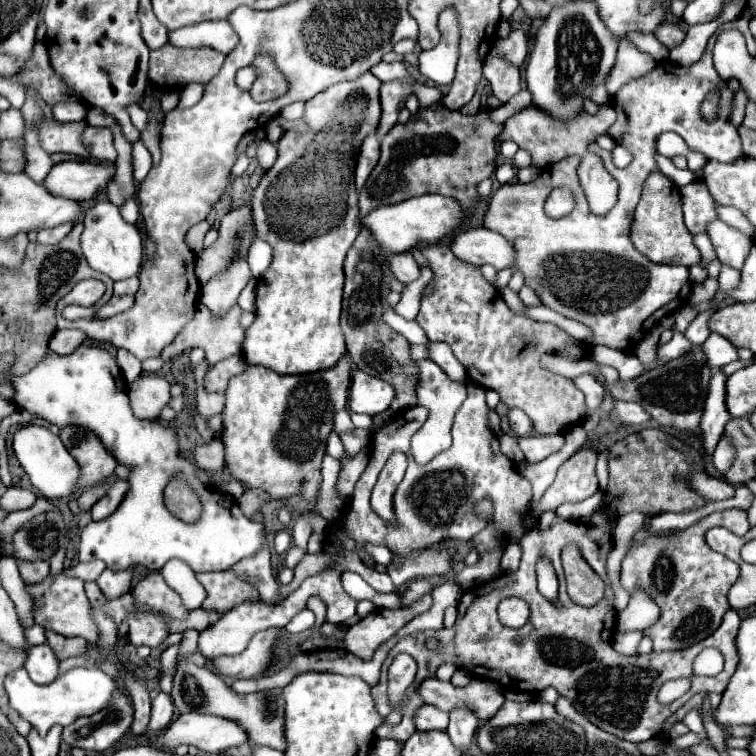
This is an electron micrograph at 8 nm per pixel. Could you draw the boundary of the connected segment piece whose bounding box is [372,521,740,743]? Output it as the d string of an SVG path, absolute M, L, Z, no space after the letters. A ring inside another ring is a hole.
M560 521L548 527L546 531L528 531L520 543L522 547L522 559L520 567L512 573L500 573L492 581L480 583L466 591L458 603L458 619L454 627L436 631L434 637L440 637L446 643L446 637L452 637L452 653L430 653L424 645L424 639L430 637L430 631L418 631L408 637L402 637L388 653L384 665L382 665L382 679L376 687L372 687L372 697L376 703L376 709L382 717L388 717L390 705L386 699L386 687L388 687L388 667L392 659L398 653L408 653L416 659L418 663L418 675L416 675L416 685L420 685L424 679L430 679L436 675L436 669L442 663L454 663L458 669L466 669L468 673L480 677L480 679L490 679L490 681L500 681L502 675L508 675L508 687L510 689L520 689L526 693L538 693L546 687L556 687L560 695L570 699L570 703L576 707L578 713L582 713L590 723L596 727L620 737L628 739L632 743L648 741L652 737L658 737L664 729L664 721L676 713L694 693L700 691L714 691L722 693L734 675L738 667L738 649L736 649L736 635L740 629L740 617L734 609L724 615L722 625L708 637L696 643L694 647L688 647L684 651L652 651L652 667L650 667L650 655L634 655L626 657L614 651L612 647L612 635L616 627L616 611L612 609L614 601L614 591L608 585L608 575L606 575L606 557L614 547L614 539L610 531L600 531L592 525L576 523L576 521ZM602 535L602 543L596 541L596 537ZM568 543L576 543L582 547L582 557L586 563L602 575L606 581L606 593L600 603L594 607L582 607L572 603L572 599L566 593L566 583L564 583L564 573L562 573L562 563L560 563L560 551ZM540 557L554 557L554 569L560 581L560 603L554 605L550 603L544 595L540 595L536 587L536 561ZM504 597L522 597L526 603L530 603L530 621L522 629L508 629L498 621L496 607ZM704 647L716 647L724 655L724 671L718 673L716 677L696 677L692 673L692 663L696 655ZM674 677L690 677L692 687L690 691L680 697L678 701L670 705L660 705L656 701L656 689L662 687L664 681L674 679Z

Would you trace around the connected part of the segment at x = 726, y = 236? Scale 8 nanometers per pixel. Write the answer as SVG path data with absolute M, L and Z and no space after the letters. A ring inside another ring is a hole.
M722 221L710 223L708 235L710 235L710 241L712 241L716 253L718 253L718 261L722 265L728 265L728 267L734 267L740 271L748 253L750 253L752 241L744 233L740 233L734 227L728 227Z

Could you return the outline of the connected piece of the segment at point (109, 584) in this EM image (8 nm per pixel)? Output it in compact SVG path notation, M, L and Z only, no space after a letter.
M104 569L104 573L98 577L98 585L102 589L102 593L108 597L108 599L116 599L124 593L130 591L130 583L132 583L132 569L124 569L120 573L116 571L110 571L110 569Z

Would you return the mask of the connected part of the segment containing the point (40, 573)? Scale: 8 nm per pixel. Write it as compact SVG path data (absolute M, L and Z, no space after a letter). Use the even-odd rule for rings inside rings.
M42 559L28 561L28 563L18 561L18 567L26 585L36 585L48 577L48 561L42 561Z

